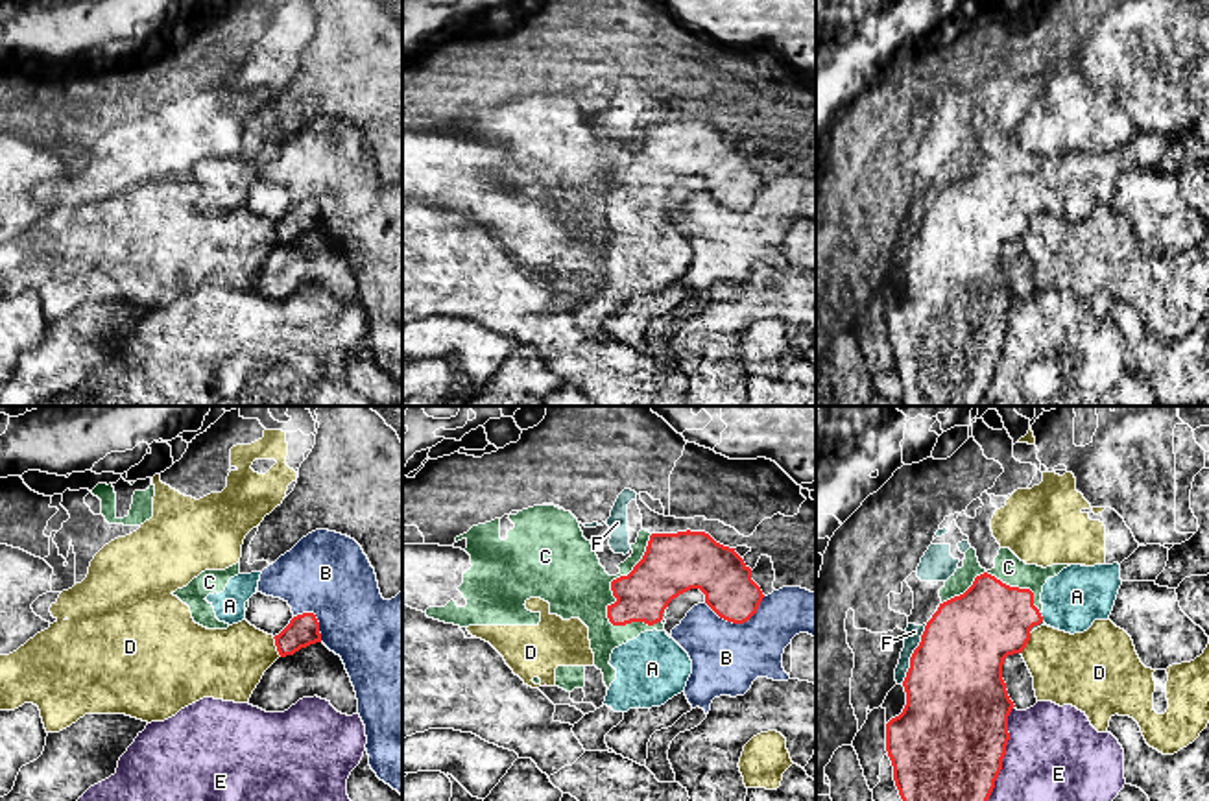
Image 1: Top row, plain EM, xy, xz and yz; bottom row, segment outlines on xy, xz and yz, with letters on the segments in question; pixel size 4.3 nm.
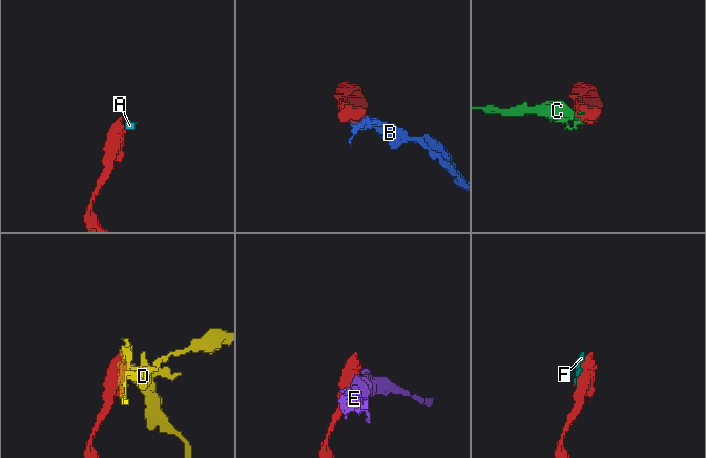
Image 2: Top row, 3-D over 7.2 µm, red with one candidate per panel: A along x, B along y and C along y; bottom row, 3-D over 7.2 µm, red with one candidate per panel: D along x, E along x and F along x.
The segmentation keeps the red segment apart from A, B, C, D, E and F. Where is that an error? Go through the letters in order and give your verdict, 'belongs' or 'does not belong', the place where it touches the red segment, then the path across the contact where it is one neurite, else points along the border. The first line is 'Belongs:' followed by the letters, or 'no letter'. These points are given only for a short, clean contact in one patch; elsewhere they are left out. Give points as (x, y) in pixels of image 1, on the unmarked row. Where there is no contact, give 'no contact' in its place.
Belongs: A
A: belongs; meets red in yz at (1041, 203); runs through yz (990, 207), (1001, 203), (1041, 203), (1060, 198), (1077, 183)
B: does not belong; meets red in xz at (737, 209)
C: does not belong; meets red in xz at (617, 165)
D: does not belong; meets red in xy at (275, 231)
E: does not belong; meets red in yz at (1001, 349)
F: does not belong; meets red in yz at (912, 240)

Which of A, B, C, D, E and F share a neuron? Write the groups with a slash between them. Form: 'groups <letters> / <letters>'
groups A / B / C / D / E / F

